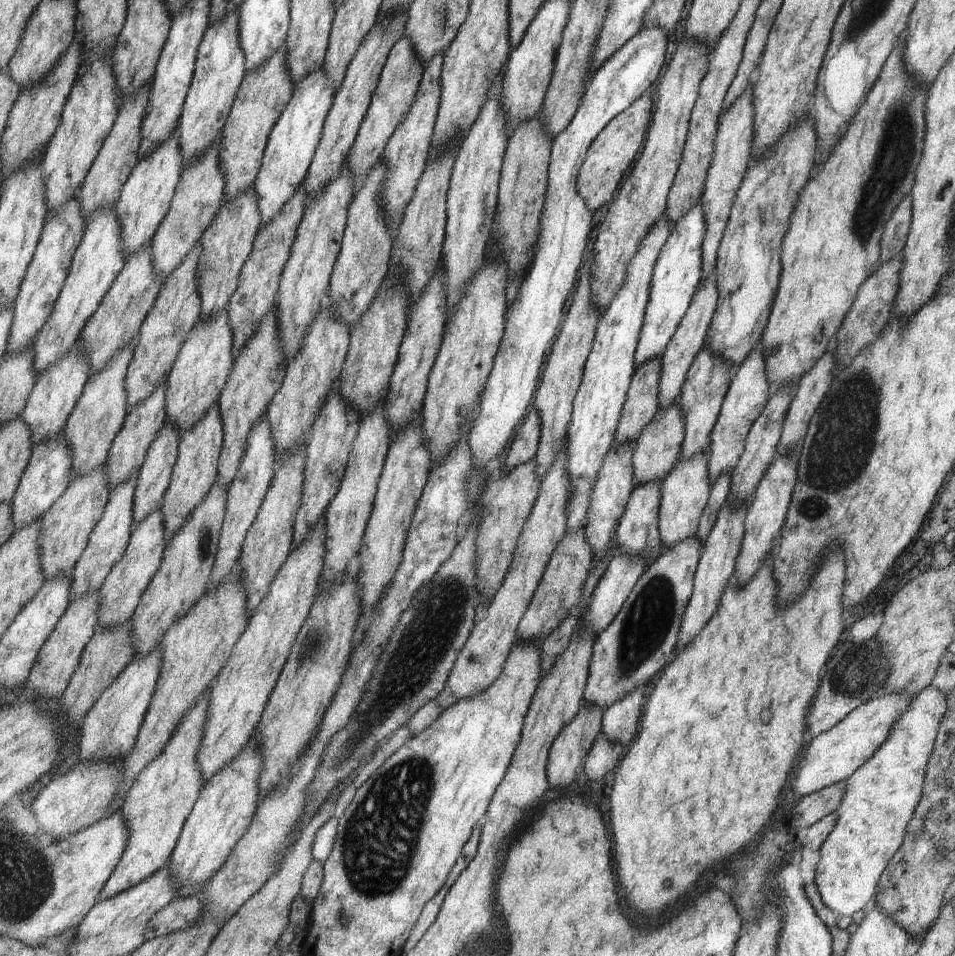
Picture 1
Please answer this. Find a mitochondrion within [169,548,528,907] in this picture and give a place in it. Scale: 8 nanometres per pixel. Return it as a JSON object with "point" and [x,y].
{"point":[382,814]}

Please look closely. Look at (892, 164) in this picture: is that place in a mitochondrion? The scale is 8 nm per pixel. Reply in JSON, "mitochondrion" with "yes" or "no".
{"mitochondrion":"yes"}

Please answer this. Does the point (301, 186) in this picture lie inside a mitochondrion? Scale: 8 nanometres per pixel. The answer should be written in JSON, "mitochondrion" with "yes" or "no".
{"mitochondrion":"no"}

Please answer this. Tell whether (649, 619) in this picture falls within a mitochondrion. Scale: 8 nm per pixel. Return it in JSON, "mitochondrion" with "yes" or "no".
{"mitochondrion":"yes"}

